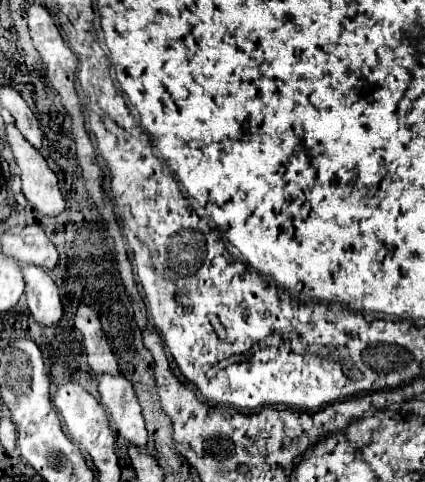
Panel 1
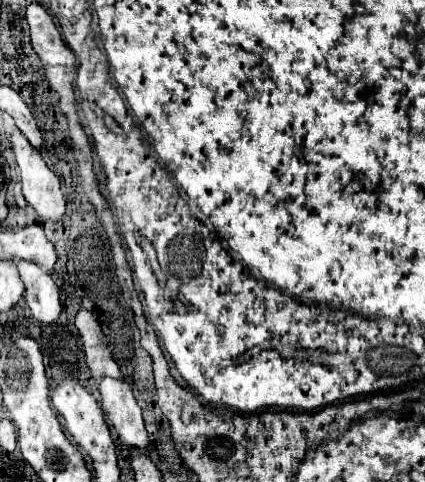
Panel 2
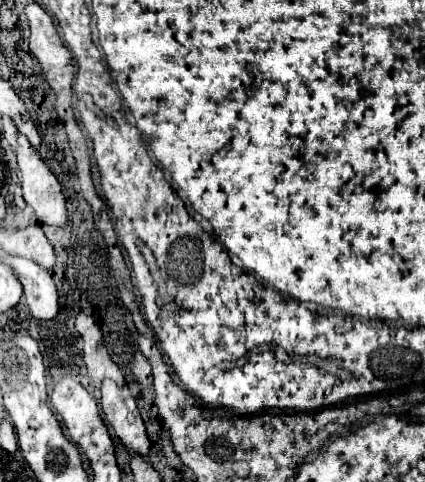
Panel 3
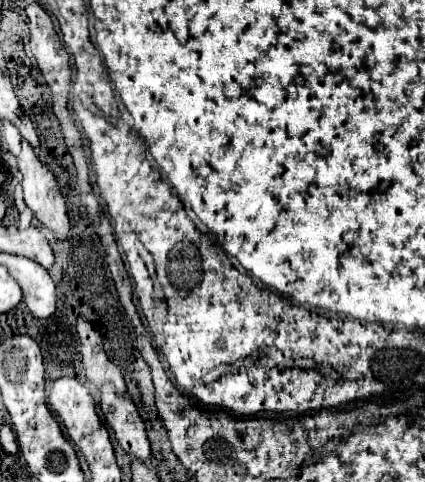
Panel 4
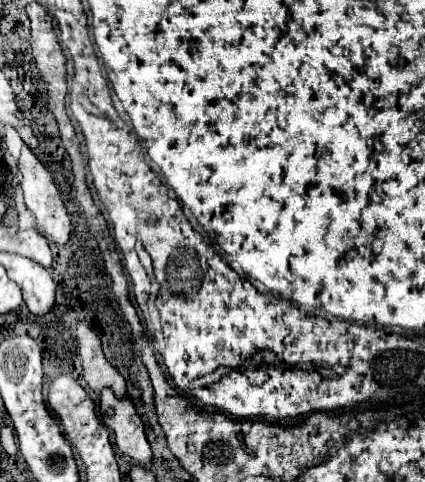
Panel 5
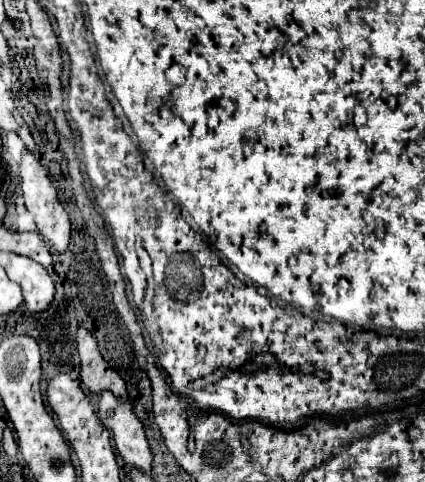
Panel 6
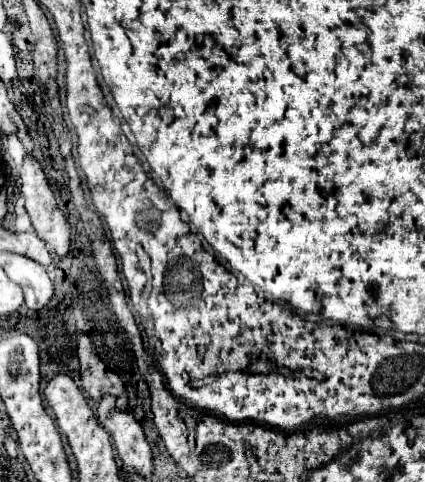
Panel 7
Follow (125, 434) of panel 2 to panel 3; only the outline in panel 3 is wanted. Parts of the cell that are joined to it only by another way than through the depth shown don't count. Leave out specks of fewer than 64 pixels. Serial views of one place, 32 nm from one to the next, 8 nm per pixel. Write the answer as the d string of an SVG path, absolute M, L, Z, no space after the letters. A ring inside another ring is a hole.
M104 380L100 386L102 412L106 422L114 428L116 438L132 452L146 456L150 448L150 440L146 436L146 428L140 416L140 408L130 394L128 386L118 386L114 380Z

